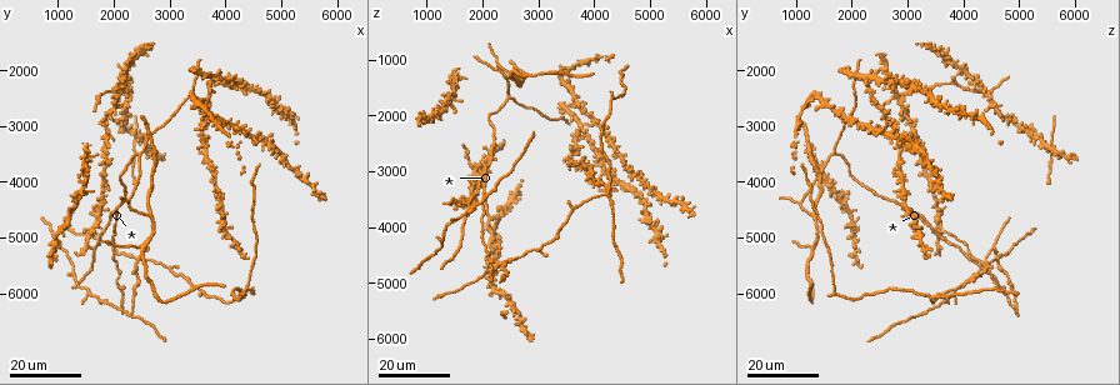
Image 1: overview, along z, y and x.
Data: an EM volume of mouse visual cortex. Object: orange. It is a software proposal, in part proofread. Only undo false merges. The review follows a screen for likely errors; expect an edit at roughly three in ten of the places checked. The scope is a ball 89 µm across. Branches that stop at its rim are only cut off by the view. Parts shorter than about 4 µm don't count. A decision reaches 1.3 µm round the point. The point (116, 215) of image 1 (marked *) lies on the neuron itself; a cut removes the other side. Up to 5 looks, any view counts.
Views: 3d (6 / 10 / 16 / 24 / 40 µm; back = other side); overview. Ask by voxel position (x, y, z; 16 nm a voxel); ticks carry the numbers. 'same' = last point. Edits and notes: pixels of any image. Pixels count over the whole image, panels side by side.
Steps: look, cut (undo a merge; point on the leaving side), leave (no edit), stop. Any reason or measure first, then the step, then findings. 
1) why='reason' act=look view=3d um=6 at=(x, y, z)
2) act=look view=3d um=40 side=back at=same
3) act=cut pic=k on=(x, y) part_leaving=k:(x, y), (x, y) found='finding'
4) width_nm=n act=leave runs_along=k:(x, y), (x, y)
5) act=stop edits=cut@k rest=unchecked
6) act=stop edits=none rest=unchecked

why='three-way junction' act=look view=3d um=16 at=(1750, 5000, 3550)

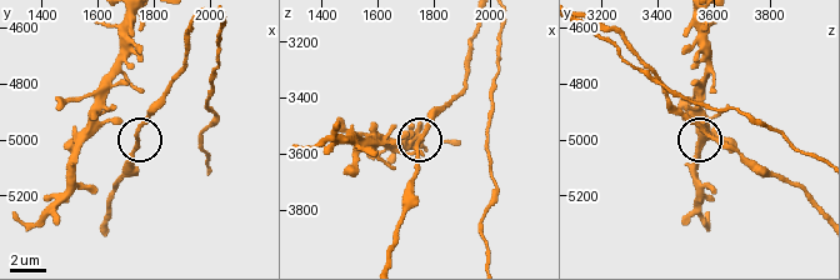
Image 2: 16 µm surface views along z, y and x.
why='closer look' act=look view=3d um=10 at=(1740, 4970, 3570)

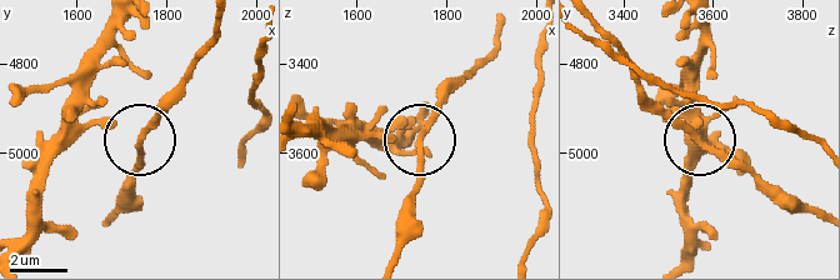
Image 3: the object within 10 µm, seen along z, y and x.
side_arm_um=78 act=leave runs_along=3:(589, 25), (690, 133), (733, 155), (774, 195) found='continuous, no second neuron'

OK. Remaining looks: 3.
why='three arms meet' act=look view=3d um=16 at=(2100, 2350, 4300)

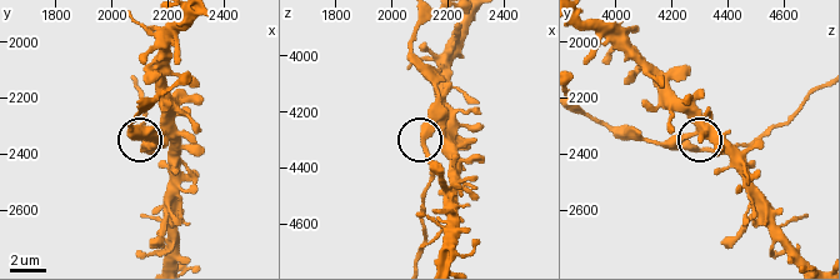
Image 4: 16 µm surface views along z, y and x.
act=look view=3d um=10 at=(2160, 2360, 4260)

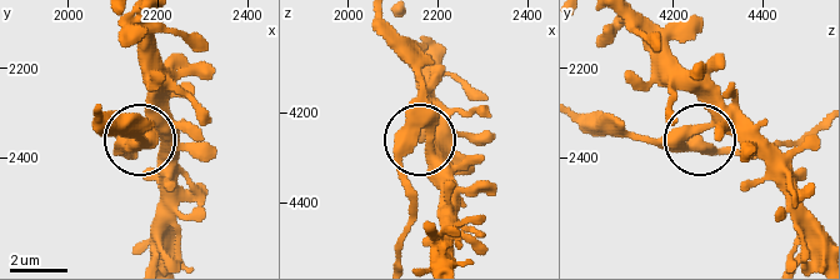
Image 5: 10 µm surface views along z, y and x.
arms=3 act=cut pic=5 on=(140, 133) part_leaving=5:(425, 116), (404, 165), (410, 221), (399, 258) found='two neurons meet here'

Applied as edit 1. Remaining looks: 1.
act=stop edits=cut@5 rest=unchecked

